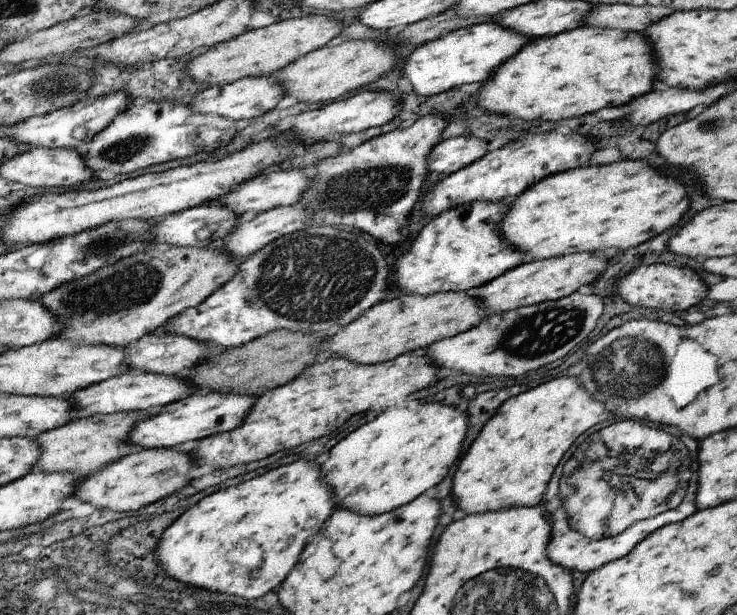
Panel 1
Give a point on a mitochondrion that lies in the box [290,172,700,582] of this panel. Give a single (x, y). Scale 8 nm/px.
(621, 475)

